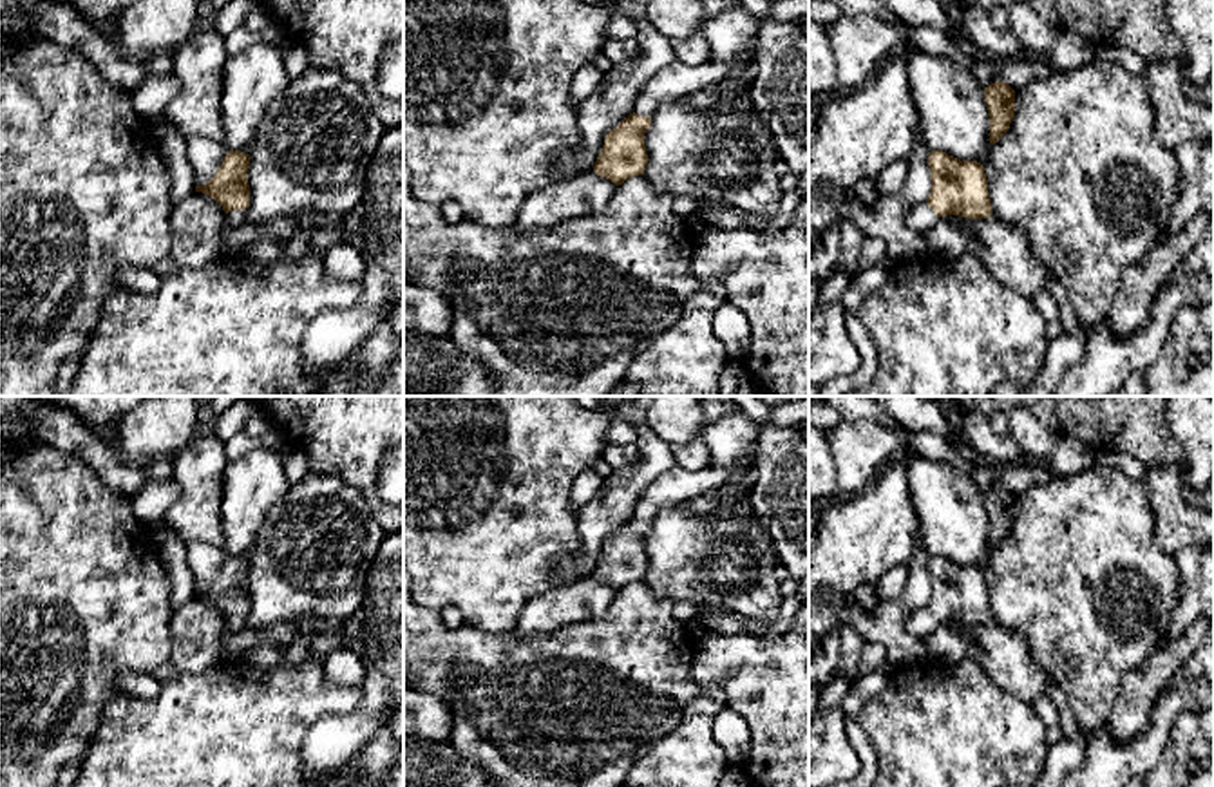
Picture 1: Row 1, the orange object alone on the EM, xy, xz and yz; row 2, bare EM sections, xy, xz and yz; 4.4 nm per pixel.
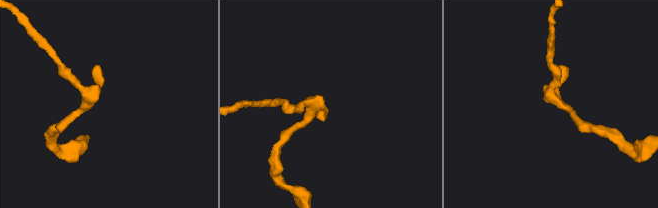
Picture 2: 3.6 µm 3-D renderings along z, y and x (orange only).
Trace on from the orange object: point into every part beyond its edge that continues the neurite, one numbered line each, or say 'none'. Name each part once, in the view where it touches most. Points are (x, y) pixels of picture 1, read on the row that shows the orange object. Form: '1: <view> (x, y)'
1: xy (237, 218)

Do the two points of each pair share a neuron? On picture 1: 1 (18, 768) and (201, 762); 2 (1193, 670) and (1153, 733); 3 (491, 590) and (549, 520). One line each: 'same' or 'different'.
1: different
2: different
3: same

